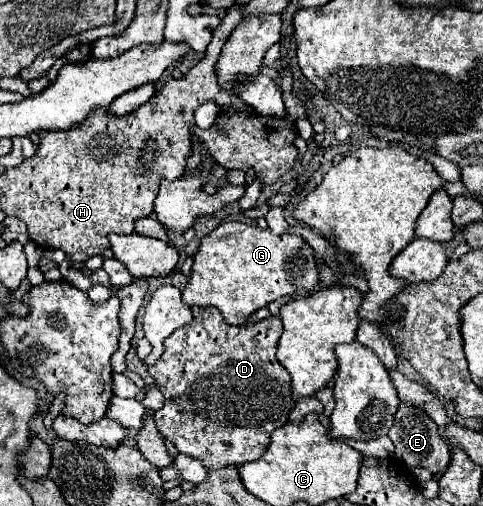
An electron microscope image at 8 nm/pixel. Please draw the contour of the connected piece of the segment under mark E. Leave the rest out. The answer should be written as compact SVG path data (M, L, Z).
M401 404L397 414L395 414L395 424L387 434L393 444L395 444L395 456L401 460L407 468L427 468L431 474L443 474L445 468L449 466L451 460L451 448L449 444L439 436L439 426L423 412L417 410L415 406Z

